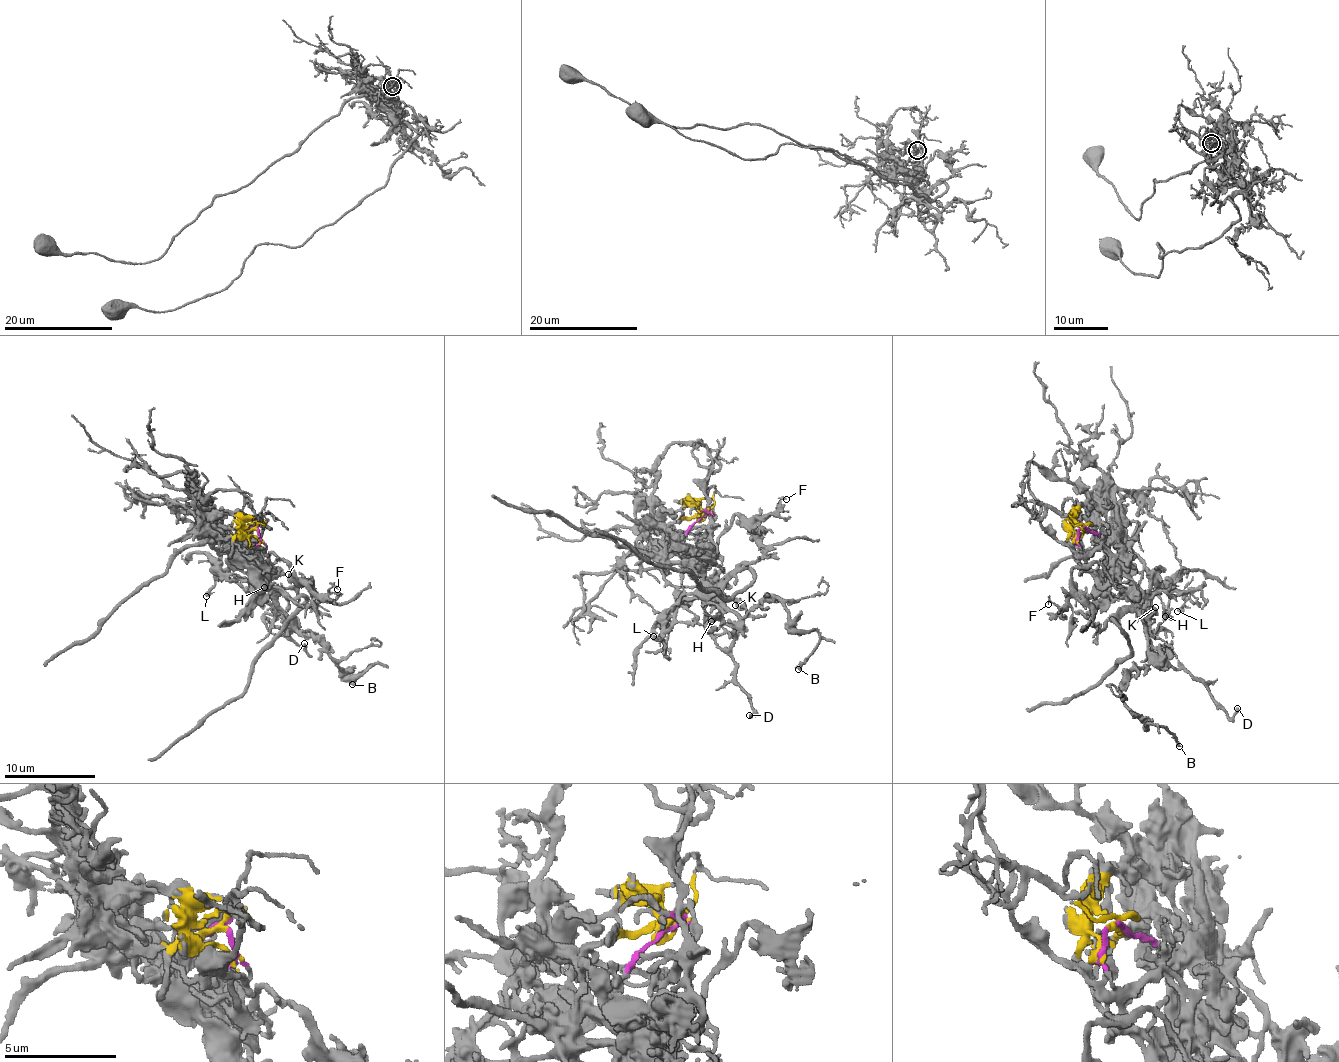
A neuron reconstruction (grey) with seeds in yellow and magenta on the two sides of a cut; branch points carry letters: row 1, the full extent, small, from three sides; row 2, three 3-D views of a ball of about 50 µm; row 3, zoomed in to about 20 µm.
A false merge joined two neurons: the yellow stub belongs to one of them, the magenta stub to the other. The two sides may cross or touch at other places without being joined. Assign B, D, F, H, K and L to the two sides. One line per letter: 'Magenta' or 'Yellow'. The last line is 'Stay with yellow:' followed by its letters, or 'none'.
B: Magenta
D: Magenta
F: Magenta
H: Magenta
K: Magenta
L: Magenta
Stay with yellow: none

